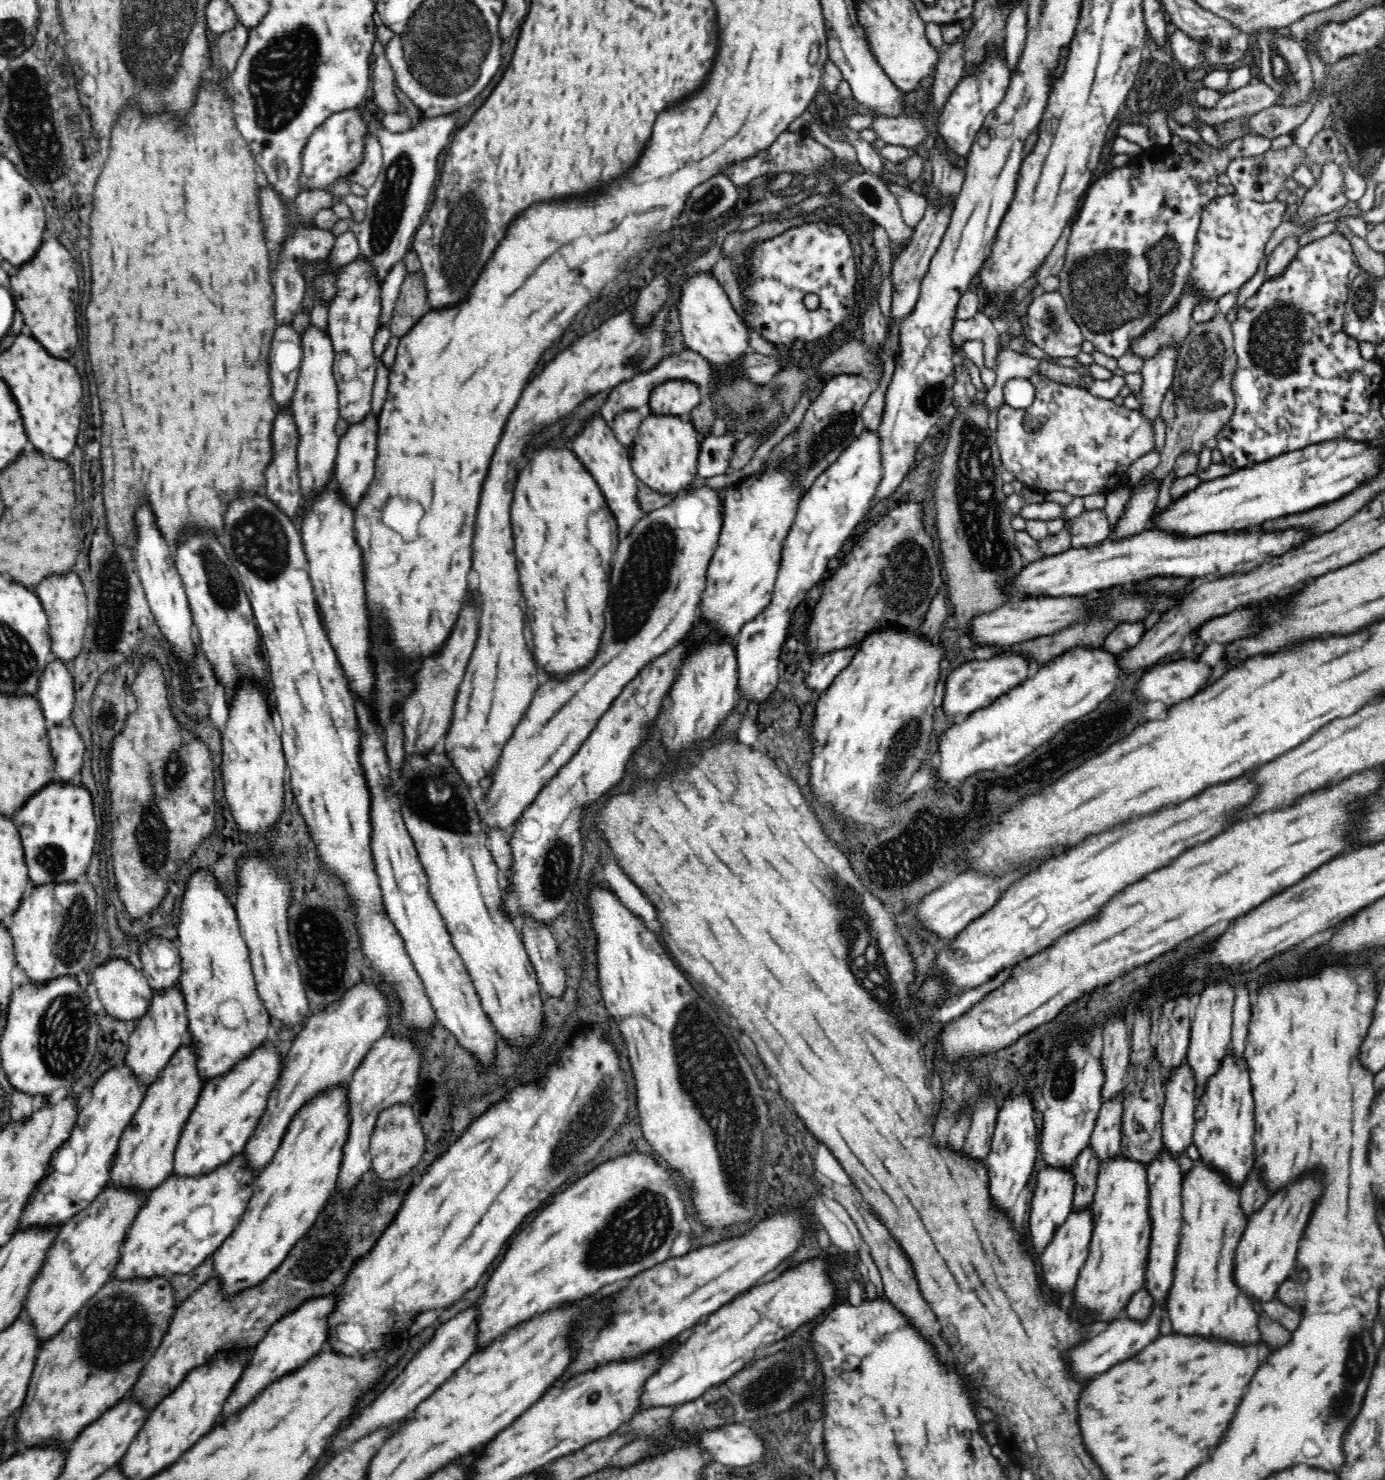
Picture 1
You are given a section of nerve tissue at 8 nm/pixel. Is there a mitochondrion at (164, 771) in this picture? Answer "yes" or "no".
yes

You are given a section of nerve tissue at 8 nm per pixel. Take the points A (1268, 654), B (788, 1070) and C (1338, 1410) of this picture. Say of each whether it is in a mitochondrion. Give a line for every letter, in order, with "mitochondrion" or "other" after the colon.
A: other
B: other
C: mitochondrion

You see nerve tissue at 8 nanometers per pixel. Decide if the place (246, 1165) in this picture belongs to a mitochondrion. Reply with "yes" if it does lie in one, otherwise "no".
no

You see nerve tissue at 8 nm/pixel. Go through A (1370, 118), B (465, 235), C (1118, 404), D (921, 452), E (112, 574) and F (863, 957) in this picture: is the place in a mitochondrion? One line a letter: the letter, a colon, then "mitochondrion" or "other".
A: mitochondrion
B: mitochondrion
C: other
D: other
E: mitochondrion
F: mitochondrion

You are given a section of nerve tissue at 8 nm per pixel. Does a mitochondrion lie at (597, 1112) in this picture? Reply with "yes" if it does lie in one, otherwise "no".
yes

